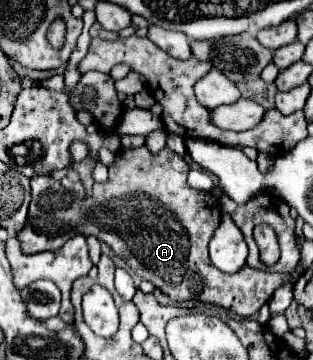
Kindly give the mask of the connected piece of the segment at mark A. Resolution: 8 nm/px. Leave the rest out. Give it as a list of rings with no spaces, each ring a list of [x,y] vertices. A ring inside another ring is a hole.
[[[148,147],[138,149],[122,149],[116,153],[116,161],[108,167],[110,175],[106,183],[94,183],[94,191],[88,199],[78,199],[72,191],[64,189],[60,181],[48,175],[34,175],[32,177],[32,201],[28,211],[26,227],[16,235],[24,253],[40,253],[40,251],[56,251],[74,235],[94,235],[96,239],[104,241],[114,255],[124,259],[130,269],[142,279],[154,283],[162,293],[166,293],[172,301],[204,301],[212,305],[220,305],[242,319],[248,319],[260,311],[264,303],[270,301],[274,291],[284,285],[292,283],[288,273],[266,273],[252,267],[242,267],[242,271],[234,275],[226,275],[218,271],[210,257],[208,257],[208,241],[212,239],[218,223],[220,223],[220,199],[210,191],[196,191],[188,185],[188,163],[170,151],[168,147],[158,151],[156,155],[148,151]]]

